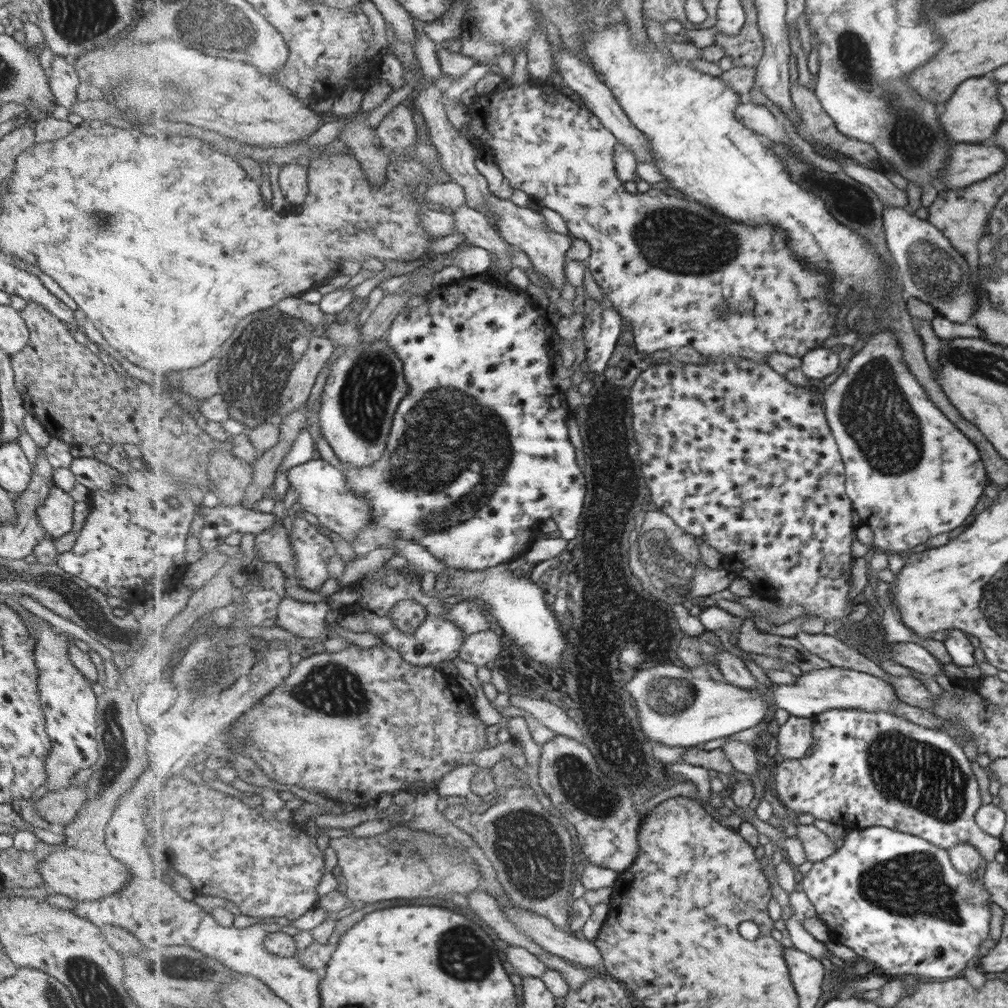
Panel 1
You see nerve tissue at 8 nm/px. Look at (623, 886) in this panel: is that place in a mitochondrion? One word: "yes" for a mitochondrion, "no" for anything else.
no

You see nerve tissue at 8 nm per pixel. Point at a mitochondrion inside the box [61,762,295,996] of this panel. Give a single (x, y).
(184, 967)

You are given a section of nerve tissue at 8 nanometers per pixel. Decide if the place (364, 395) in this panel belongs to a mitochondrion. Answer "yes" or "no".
yes

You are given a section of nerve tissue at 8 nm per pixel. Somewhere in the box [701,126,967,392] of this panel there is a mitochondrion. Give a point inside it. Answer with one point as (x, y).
(852, 202)

